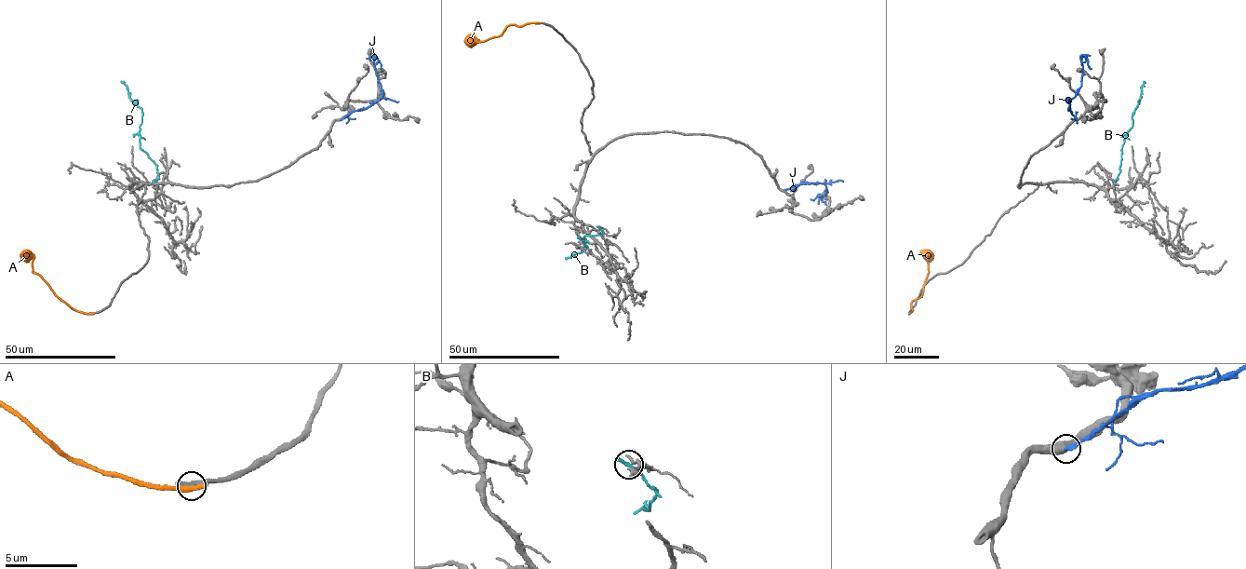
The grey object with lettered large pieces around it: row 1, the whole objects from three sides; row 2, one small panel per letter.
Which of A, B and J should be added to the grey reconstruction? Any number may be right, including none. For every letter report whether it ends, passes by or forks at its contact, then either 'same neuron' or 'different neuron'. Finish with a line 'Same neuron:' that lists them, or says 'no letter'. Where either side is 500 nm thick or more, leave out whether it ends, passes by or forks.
A: it ends there; different neuron
B: it ends there; different neuron
J: different neuron
Same neuron: no letter

